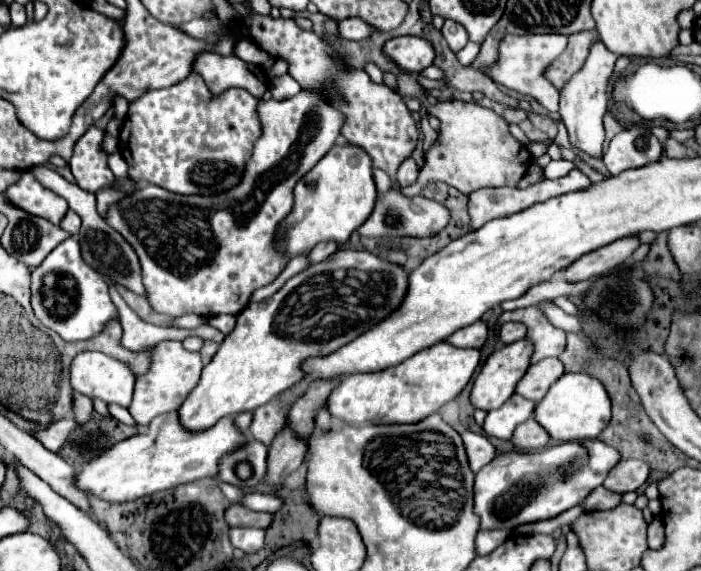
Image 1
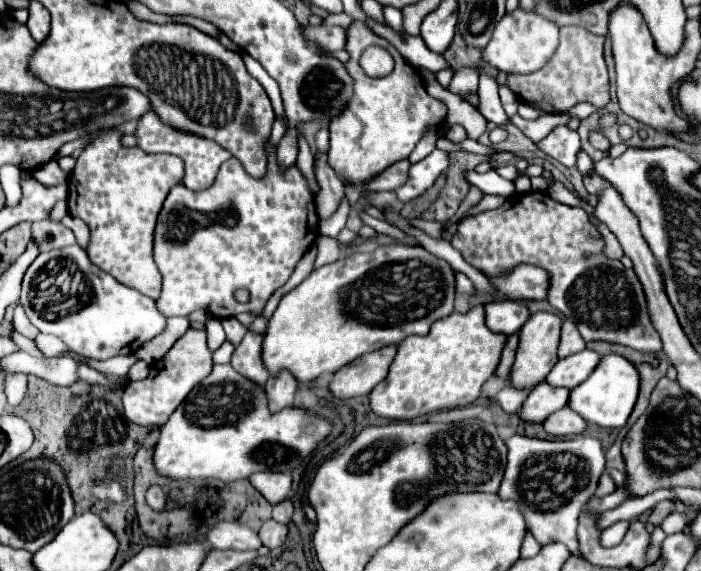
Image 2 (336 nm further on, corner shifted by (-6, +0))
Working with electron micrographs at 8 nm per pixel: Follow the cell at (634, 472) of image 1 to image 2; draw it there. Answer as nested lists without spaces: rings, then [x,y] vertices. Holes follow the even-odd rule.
[[[603,474],[601,480],[599,480],[599,486],[597,486],[597,490],[595,490],[595,496],[597,496],[597,498],[603,498],[603,496],[615,492],[615,488],[617,488],[615,482],[613,482],[607,474]]]

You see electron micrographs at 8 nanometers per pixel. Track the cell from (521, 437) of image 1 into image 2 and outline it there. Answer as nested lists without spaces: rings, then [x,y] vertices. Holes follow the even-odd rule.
[[[563,408],[561,412],[551,414],[543,426],[553,436],[575,436],[587,428],[587,422],[577,412],[571,412],[571,408]]]

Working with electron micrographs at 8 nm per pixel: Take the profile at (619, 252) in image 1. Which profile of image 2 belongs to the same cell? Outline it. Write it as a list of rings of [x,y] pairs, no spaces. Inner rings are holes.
[[[519,264],[519,268],[505,272],[503,276],[489,276],[493,288],[511,300],[543,300],[547,296],[549,274],[543,268],[531,264]]]

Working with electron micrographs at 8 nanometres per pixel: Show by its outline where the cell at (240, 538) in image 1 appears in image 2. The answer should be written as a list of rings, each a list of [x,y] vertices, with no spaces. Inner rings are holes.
[[[267,520],[267,522],[263,522],[263,526],[259,530],[259,538],[265,546],[279,548],[285,542],[287,532],[289,532],[289,528],[285,524],[279,524],[275,520]]]

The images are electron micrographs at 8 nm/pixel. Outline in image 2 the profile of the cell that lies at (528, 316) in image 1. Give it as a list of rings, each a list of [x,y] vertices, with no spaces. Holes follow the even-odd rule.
[[[565,320],[563,330],[561,330],[561,344],[557,350],[558,358],[567,358],[567,356],[581,352],[581,350],[585,350],[585,340],[581,338],[575,324],[571,320]]]

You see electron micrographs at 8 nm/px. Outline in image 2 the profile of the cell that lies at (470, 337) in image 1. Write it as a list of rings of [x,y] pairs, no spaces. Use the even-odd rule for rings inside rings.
[[[517,300],[489,302],[485,304],[485,314],[487,314],[487,328],[499,334],[507,334],[507,336],[519,332],[519,328],[529,318],[527,306]]]

